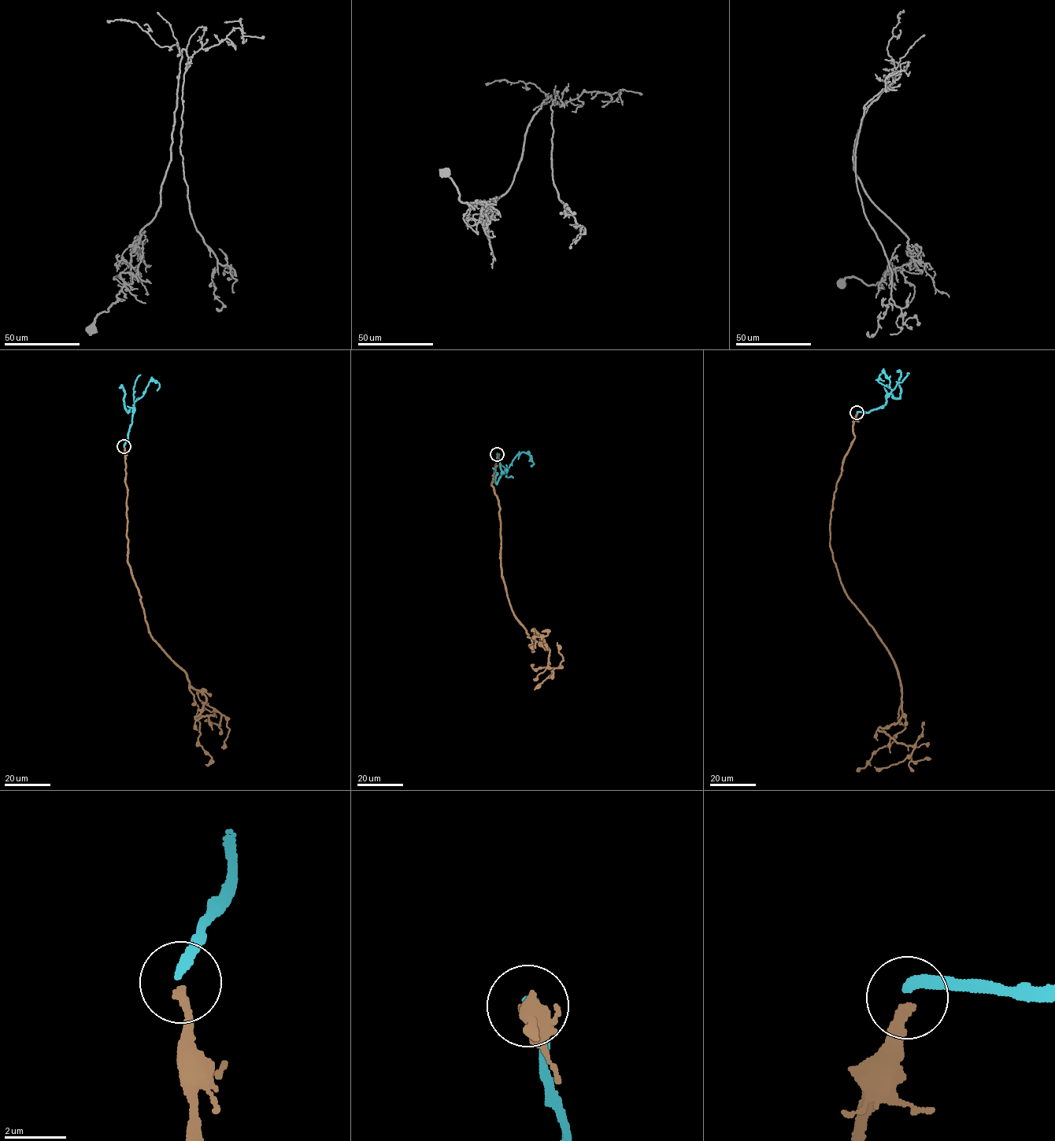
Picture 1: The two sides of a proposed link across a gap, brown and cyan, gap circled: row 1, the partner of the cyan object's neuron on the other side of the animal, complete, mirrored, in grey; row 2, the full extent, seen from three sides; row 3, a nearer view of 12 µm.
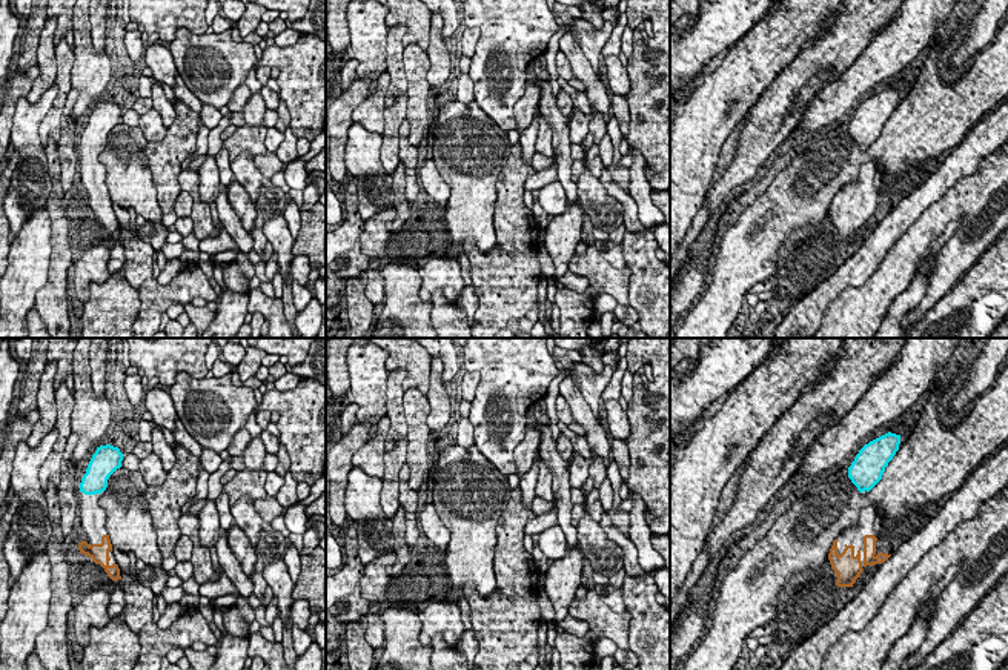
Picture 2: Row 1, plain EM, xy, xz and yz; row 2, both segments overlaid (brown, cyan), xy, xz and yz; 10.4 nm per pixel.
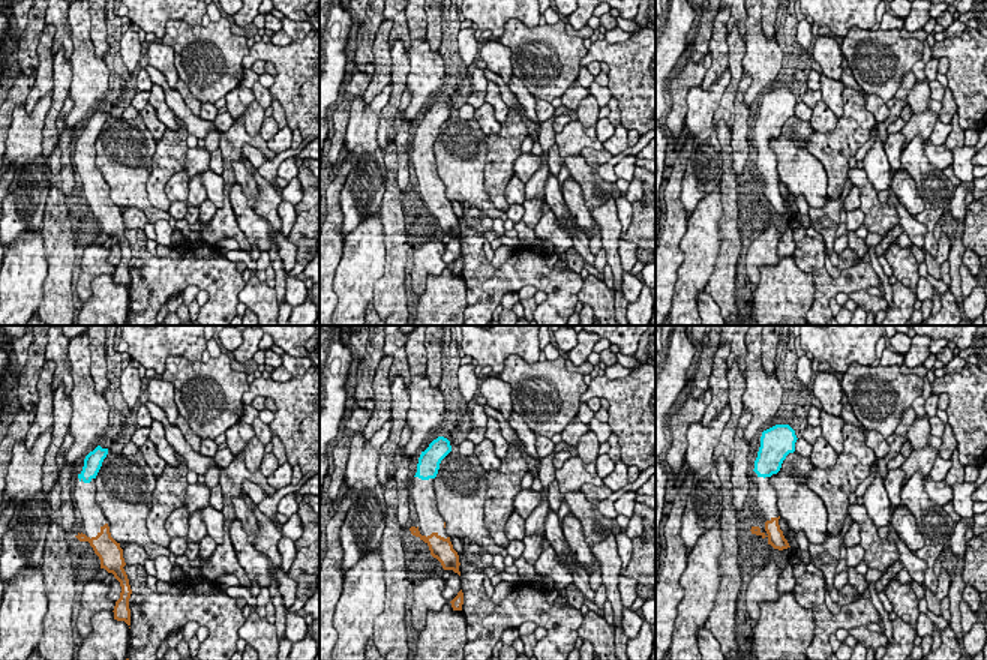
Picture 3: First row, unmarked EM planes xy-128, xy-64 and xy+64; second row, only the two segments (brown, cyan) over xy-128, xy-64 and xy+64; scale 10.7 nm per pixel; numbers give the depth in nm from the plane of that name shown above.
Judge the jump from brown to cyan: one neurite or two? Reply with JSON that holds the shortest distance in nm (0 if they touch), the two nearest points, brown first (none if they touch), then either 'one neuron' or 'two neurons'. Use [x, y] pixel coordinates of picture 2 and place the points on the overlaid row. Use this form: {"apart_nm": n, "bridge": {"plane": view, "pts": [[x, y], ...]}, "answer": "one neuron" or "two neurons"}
{"apart_nm": 440, "bridge": {"plane": "xy", "pts": [[103, 535], [97, 494]]}, "answer": "one neuron"}

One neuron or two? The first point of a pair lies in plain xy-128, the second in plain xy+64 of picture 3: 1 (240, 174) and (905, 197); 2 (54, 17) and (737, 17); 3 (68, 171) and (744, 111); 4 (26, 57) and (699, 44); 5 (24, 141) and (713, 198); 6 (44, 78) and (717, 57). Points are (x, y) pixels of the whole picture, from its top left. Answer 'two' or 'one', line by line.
1: two
2: one
3: one
4: one
5: two
6: one

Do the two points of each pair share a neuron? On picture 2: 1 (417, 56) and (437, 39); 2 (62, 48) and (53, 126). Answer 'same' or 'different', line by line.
1: different
2: same

